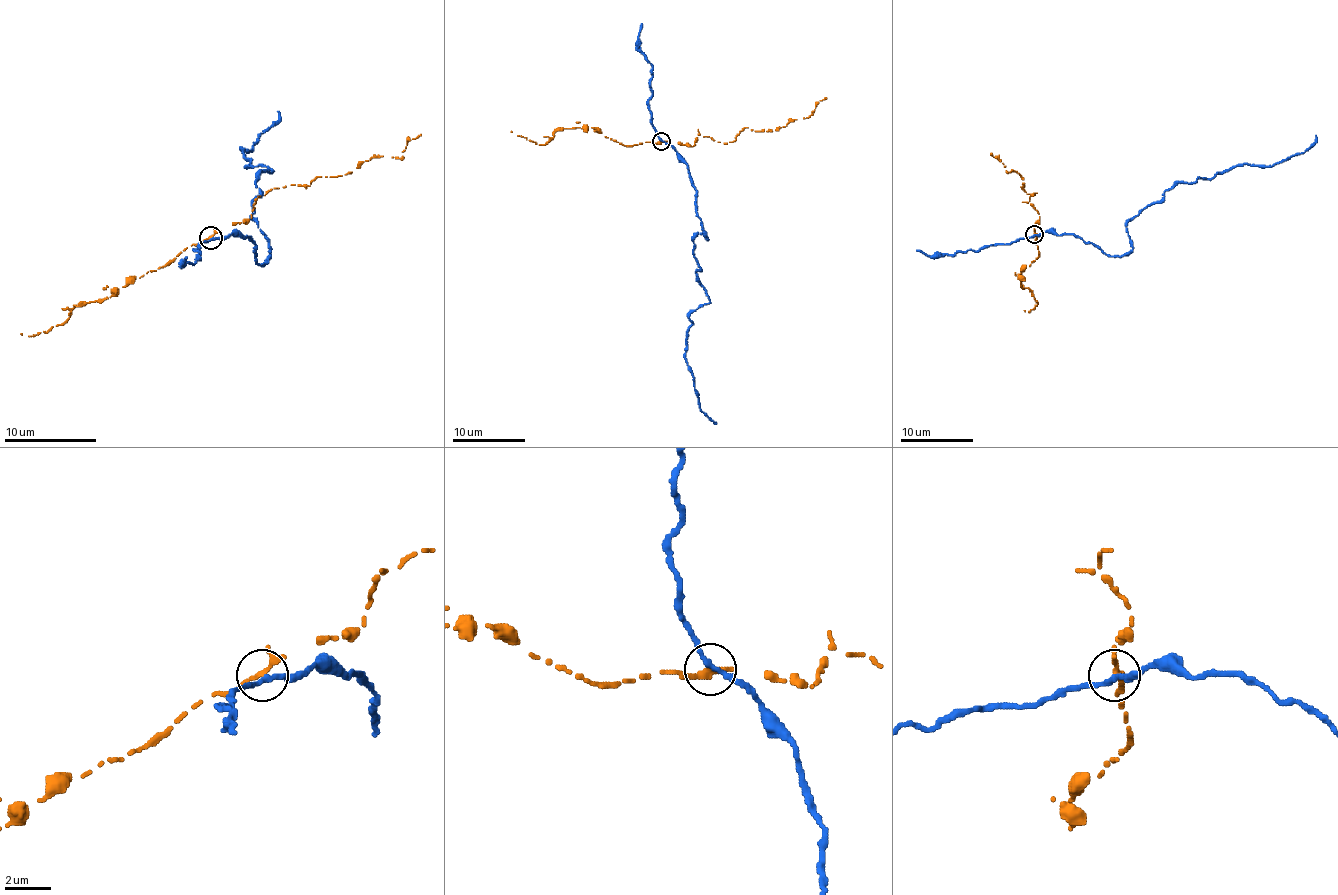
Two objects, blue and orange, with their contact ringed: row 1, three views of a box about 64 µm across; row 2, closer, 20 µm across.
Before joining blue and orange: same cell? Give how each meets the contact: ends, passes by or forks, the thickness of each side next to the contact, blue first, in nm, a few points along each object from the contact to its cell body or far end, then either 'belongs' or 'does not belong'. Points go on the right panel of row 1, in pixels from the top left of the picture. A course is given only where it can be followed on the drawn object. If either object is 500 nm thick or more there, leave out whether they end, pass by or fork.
blue passes by | orange passes by | 240/240 nm | blue via (1033, 236), (1073, 234), (1106, 254), (1127, 254), (1126, 225), (1165, 191), (1245, 163), (1274, 165), (1315, 135) | orange via (1033, 234), (1039, 212), (1028, 201), (1035, 192), (1028, 194), (1015, 171), (1008, 172), (990, 153) | does not belong

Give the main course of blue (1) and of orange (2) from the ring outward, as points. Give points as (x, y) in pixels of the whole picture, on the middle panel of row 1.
1: (660, 140), (689, 171), (707, 240), (693, 238), (709, 301), (689, 314), (686, 352), (700, 410), (713, 422)
2: (660, 140), (693, 146), (700, 135), (731, 142), (745, 128), (772, 131), (810, 115), (827, 97)

